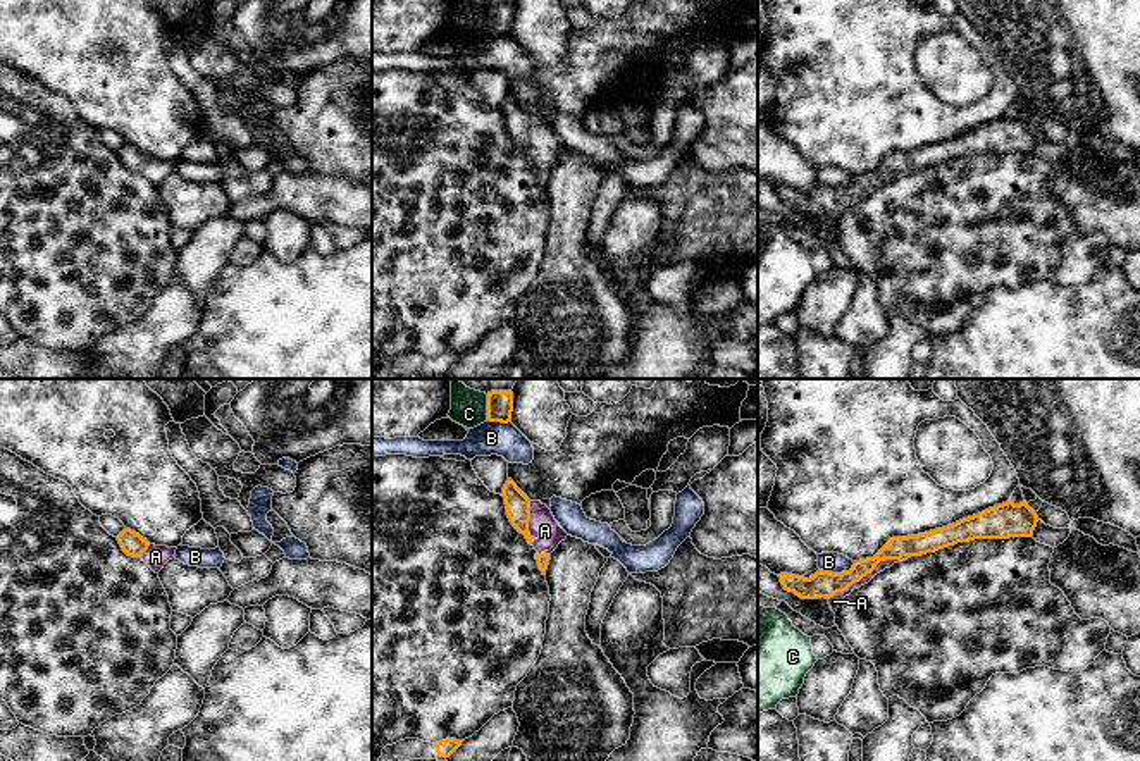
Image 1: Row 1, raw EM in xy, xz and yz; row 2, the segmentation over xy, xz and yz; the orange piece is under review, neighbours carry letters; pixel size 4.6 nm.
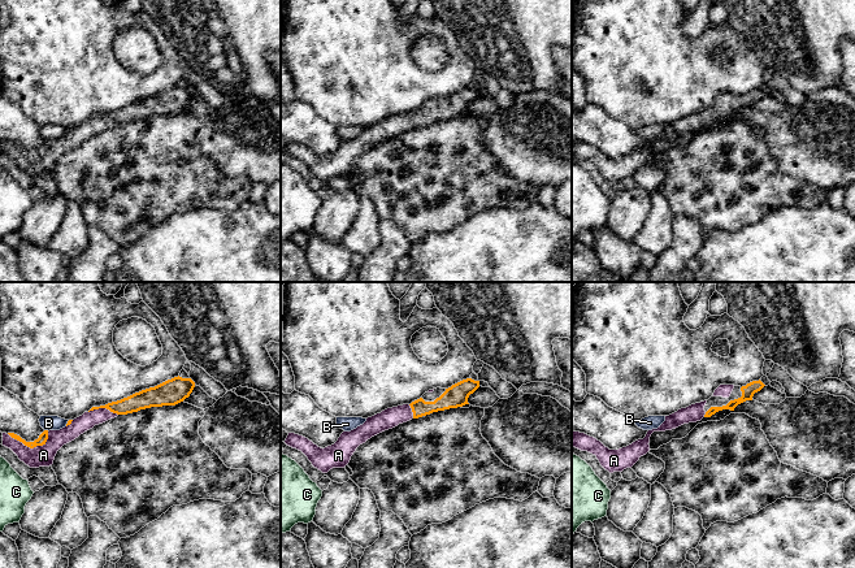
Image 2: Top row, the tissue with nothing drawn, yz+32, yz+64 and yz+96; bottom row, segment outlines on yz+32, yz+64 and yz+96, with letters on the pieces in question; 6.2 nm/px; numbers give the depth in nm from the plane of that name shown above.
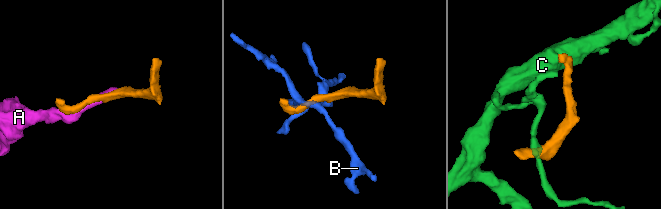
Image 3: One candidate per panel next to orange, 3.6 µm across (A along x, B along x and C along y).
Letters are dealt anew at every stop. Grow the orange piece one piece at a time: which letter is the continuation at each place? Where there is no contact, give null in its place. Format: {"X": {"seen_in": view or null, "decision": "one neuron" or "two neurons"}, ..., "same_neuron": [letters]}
{"A": {"seen_in": "yz", "decision": "one neuron"}, "B": {"seen_in": "yz", "decision": "two neurons"}, "C": {"seen_in": "xz", "decision": "two neurons"}, "same_neuron": ["A"]}

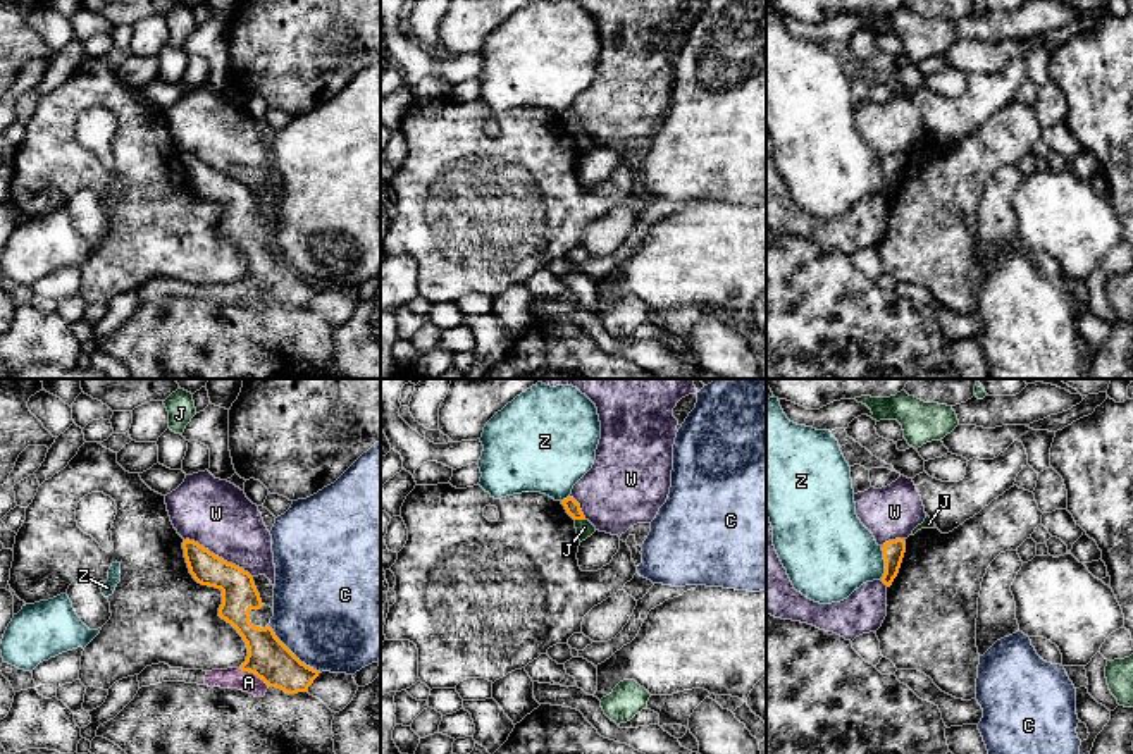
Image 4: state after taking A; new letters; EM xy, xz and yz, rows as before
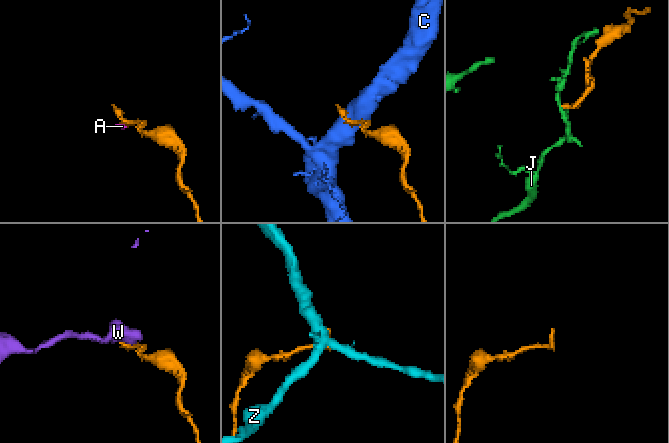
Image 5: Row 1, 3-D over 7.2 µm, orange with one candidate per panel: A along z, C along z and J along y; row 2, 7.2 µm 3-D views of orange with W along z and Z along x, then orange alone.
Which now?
{"A": {"seen_in": "xy", "decision": "one neuron"}, "C": {"seen_in": "xy", "decision": "two neurons"}, "J": {"seen_in": "xz", "decision": "two neurons"}, "W": {"seen_in": "xy", "decision": "two neurons"}, "Z": {"seen_in": "yz", "decision": "two neurons"}, "same_neuron": ["A"]}

